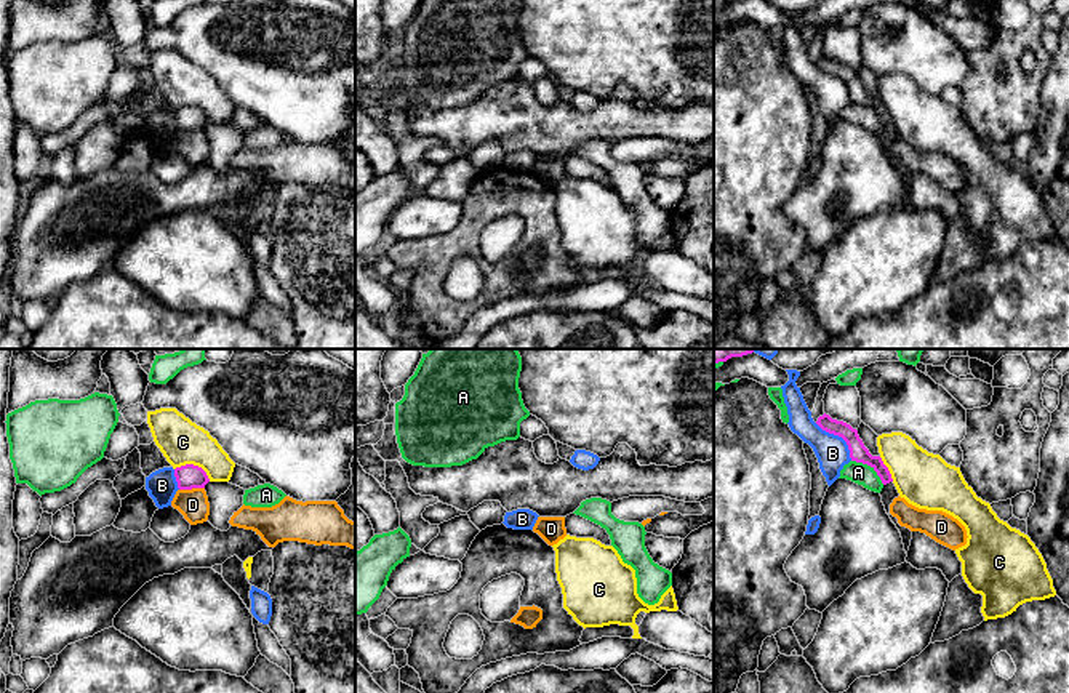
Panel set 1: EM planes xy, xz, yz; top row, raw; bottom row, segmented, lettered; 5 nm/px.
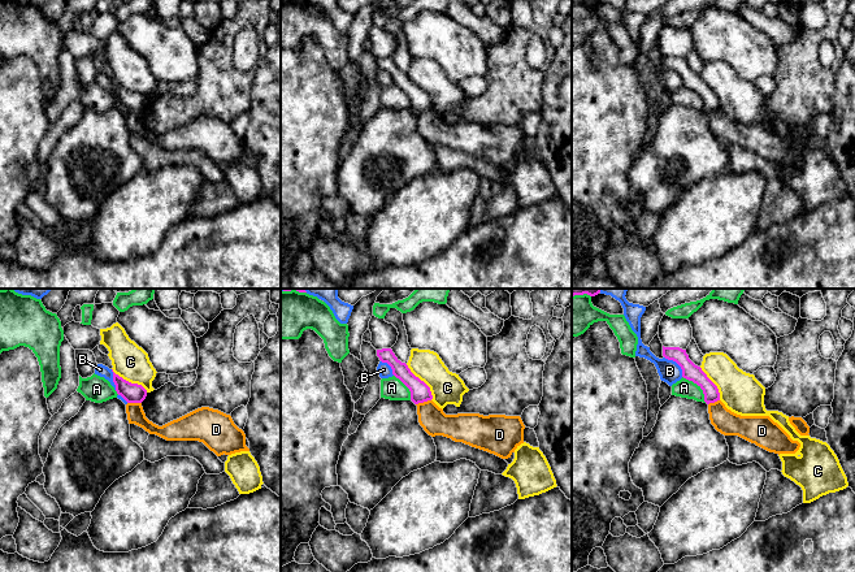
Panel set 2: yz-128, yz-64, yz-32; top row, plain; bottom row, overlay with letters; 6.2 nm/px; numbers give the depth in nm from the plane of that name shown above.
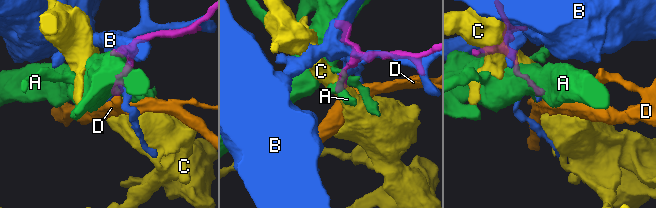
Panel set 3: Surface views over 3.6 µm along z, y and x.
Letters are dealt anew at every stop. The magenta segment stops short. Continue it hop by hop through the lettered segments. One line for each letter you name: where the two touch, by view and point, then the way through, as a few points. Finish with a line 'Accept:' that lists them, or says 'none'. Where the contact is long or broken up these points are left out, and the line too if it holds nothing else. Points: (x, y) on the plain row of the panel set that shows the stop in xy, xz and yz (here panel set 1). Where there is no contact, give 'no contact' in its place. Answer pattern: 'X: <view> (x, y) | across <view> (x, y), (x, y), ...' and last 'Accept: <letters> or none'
Accept: none

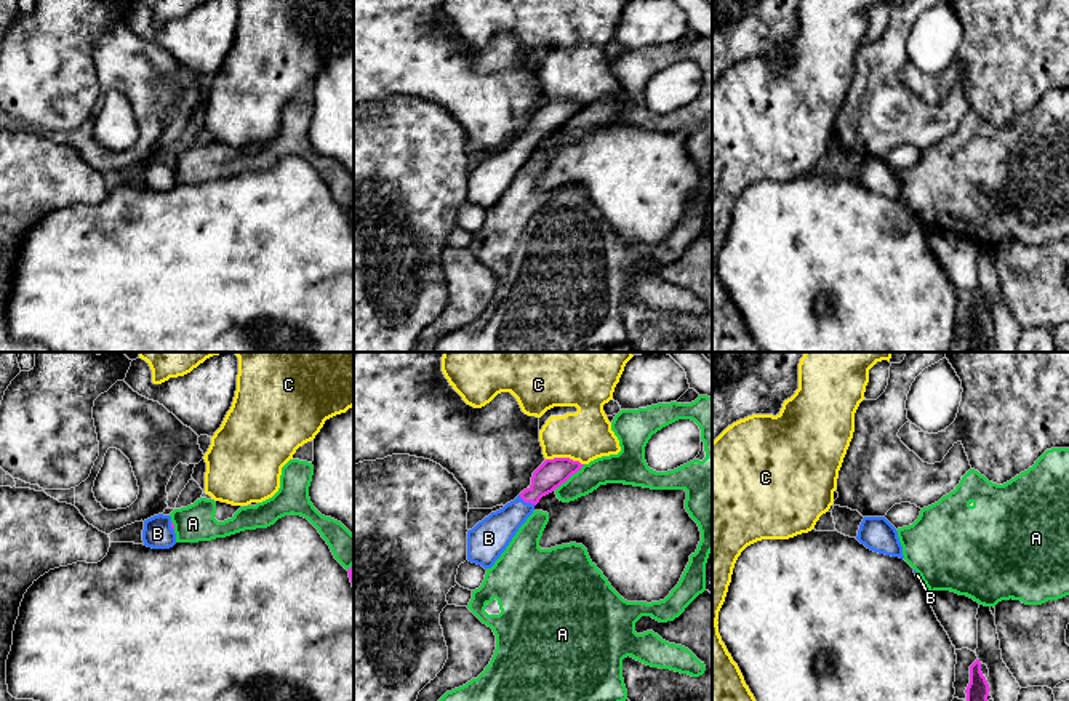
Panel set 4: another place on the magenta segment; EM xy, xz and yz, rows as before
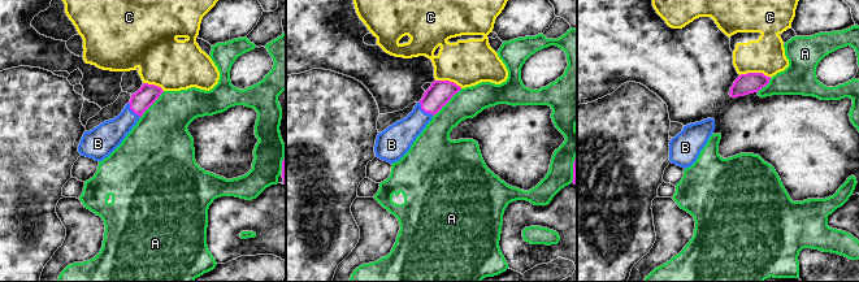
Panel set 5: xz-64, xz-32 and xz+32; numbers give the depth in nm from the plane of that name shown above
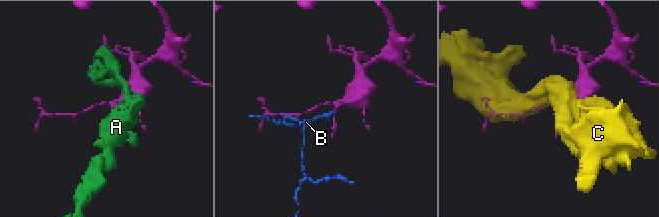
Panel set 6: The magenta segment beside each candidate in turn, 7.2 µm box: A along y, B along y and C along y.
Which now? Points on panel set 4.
B: xz (527, 143) | across xz (551, 116), (527, 143), (492, 176)
Accept: B

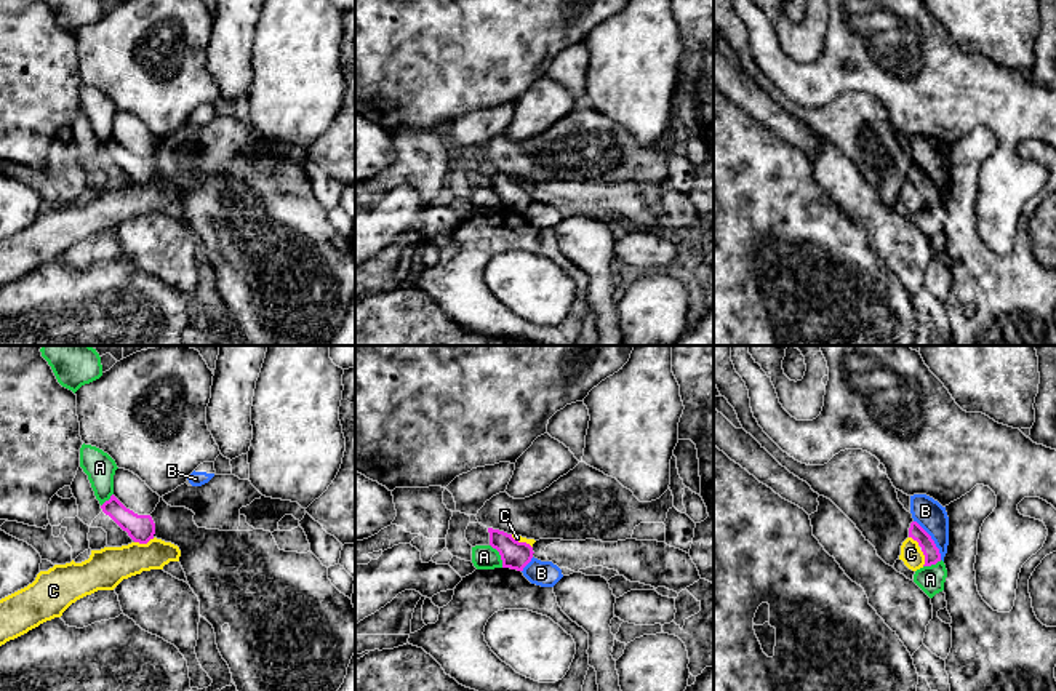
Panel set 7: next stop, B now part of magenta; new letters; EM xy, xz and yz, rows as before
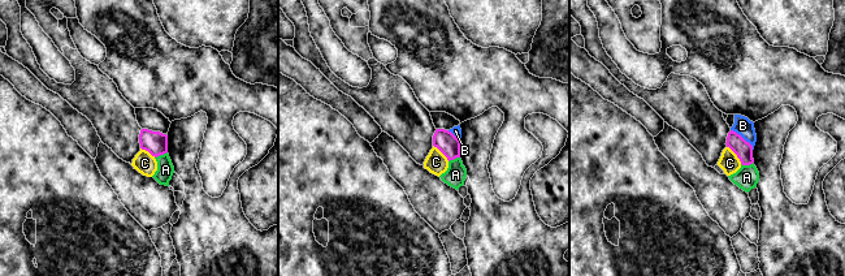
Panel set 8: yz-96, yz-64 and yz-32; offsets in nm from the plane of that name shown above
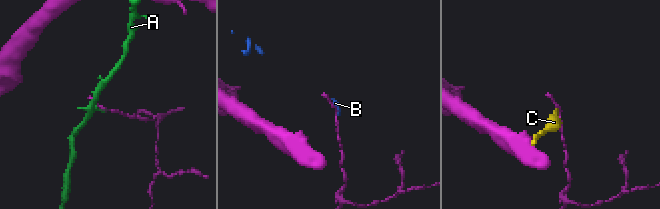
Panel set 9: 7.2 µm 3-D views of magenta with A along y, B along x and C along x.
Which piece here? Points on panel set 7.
Accept: none

